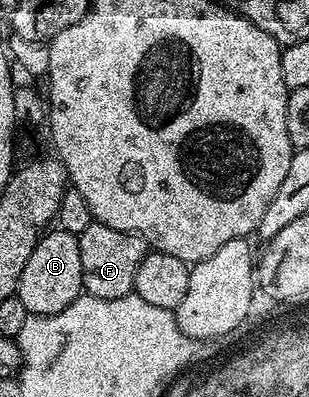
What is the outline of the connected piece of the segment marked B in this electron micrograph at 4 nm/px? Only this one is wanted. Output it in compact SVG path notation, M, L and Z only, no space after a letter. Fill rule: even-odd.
M63 228L44 231L39 237L33 254L29 254L29 262L25 262L25 270L21 270L19 279L18 299L24 303L25 310L33 316L48 316L65 310L78 296L84 295L83 279L81 278L81 246L78 236L69 234Z

